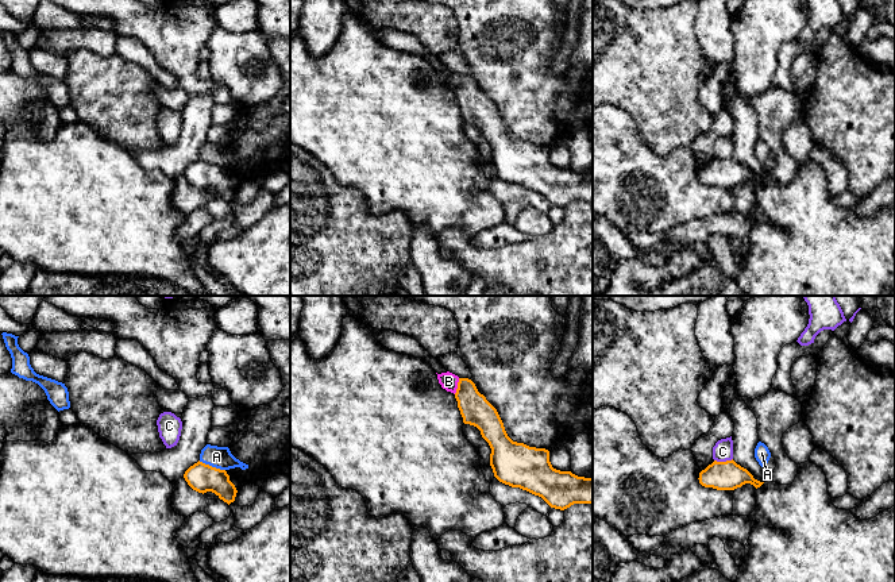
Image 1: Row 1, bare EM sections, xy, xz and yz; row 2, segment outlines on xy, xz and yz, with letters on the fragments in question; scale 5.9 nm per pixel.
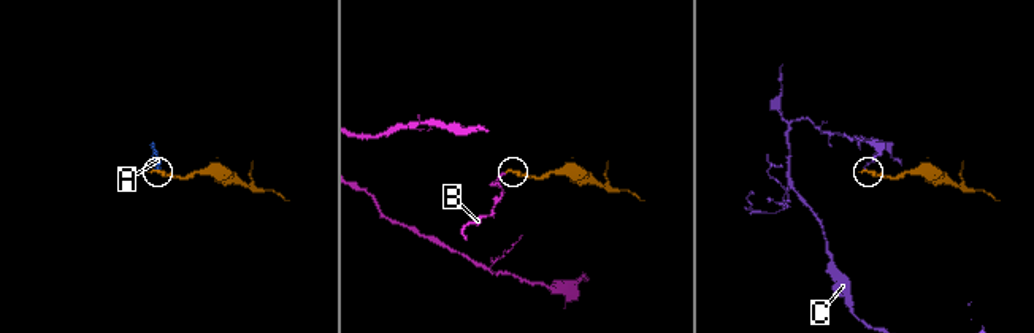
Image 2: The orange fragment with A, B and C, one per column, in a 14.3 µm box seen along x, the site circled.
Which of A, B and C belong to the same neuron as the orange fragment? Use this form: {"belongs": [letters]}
{"belongs": ["B"]}

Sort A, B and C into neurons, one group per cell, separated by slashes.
A / B / C

